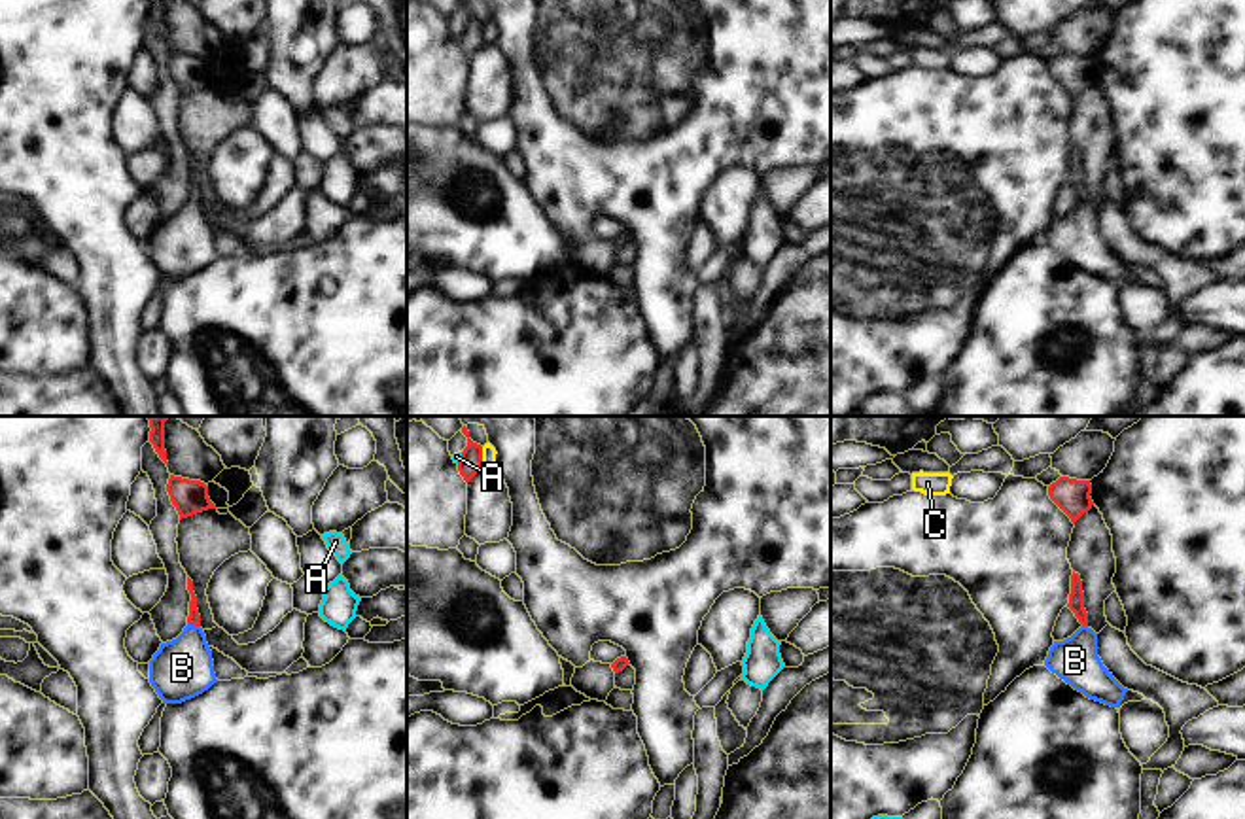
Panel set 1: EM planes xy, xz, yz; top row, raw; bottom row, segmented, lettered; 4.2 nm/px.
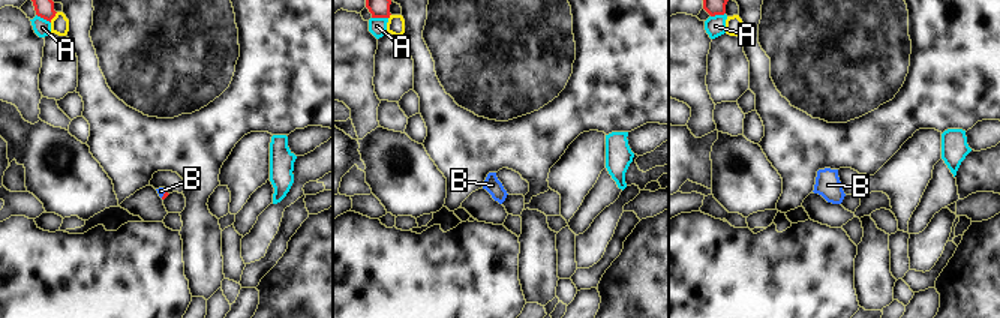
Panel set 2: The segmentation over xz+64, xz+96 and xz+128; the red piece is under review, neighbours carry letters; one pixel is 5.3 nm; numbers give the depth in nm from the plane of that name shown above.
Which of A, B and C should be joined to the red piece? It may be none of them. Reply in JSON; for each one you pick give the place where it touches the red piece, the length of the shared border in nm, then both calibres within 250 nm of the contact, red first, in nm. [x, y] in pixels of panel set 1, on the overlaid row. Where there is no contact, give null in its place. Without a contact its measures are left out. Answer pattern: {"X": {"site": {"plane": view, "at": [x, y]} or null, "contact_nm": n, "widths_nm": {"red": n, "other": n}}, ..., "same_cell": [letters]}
{"B": {"site": {"plane": "xy", "at": [193, 625]}, "contact_nm": 60, "widths_nm": {"red": 50, "other": 260}}, "same_cell": ["B"]}

